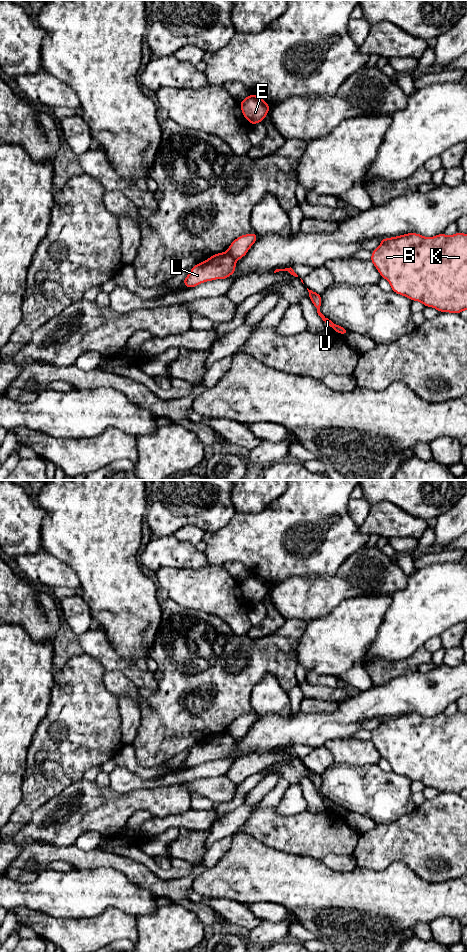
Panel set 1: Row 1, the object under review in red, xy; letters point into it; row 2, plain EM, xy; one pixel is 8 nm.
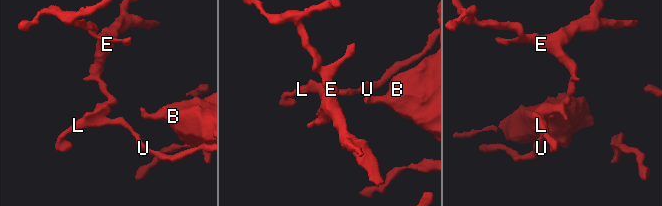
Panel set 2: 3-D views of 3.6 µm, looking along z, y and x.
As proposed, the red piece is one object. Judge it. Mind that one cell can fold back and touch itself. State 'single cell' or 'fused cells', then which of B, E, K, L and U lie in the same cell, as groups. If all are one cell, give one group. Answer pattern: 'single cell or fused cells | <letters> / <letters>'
fused cells | B K L U / E

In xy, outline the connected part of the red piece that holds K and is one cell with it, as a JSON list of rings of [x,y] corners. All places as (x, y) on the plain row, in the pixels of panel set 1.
[[[457,712],[446,716],[444,713],[435,717],[424,717],[417,713],[381,719],[381,724],[372,731],[371,742],[380,756],[391,765],[392,771],[419,781],[425,787],[433,787],[441,792],[460,794],[467,790],[467,714]]]

